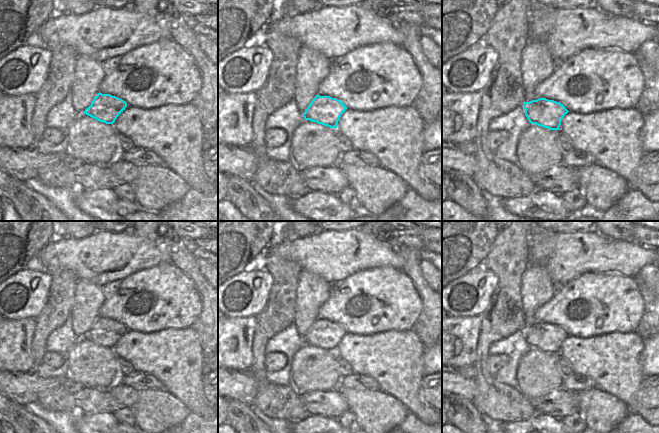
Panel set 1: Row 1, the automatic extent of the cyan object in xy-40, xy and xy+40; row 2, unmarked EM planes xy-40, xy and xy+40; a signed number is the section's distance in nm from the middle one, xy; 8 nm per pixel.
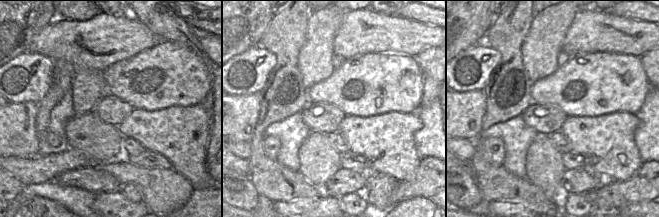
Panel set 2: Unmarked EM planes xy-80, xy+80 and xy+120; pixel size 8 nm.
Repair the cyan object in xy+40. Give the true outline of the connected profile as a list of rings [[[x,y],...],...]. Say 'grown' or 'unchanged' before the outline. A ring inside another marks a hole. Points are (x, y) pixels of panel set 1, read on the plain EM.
unchanged | [[[546,322],[524,326],[525,339],[531,348],[559,354],[563,341],[569,336],[563,328]]]

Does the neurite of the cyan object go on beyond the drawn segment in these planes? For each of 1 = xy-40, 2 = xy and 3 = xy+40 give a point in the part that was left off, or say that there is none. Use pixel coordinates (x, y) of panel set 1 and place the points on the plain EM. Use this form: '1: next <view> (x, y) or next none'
1: next none
2: next none
3: next none

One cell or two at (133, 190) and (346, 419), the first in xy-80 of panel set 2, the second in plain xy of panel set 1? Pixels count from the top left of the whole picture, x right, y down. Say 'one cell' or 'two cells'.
one cell

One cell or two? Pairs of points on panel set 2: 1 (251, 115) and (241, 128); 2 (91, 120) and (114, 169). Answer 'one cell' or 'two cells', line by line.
1: one cell
2: two cells

